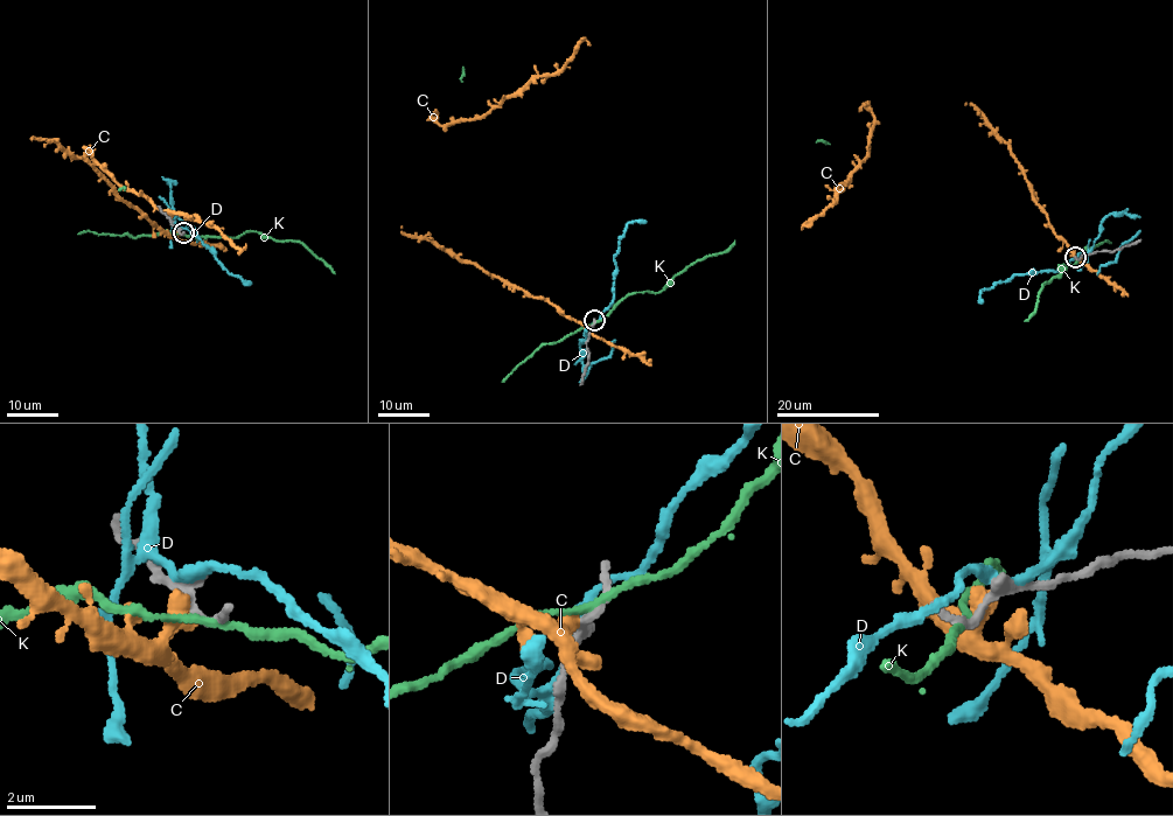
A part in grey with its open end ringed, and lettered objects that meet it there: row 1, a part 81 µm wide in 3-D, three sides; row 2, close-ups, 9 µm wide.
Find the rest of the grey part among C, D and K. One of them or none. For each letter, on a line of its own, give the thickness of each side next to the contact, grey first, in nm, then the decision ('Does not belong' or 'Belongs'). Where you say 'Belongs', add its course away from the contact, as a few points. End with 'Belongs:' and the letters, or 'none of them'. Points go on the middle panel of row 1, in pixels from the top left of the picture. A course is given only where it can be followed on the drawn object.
C: Thickness 220 nm (grey) against 360 nm. Does not belong
D: Thickness 220 nm (grey) against 220 nm. Does not belong
K: Thickness 220 nm (grey) against 140 nm. Does not belong
Belongs: none of them

